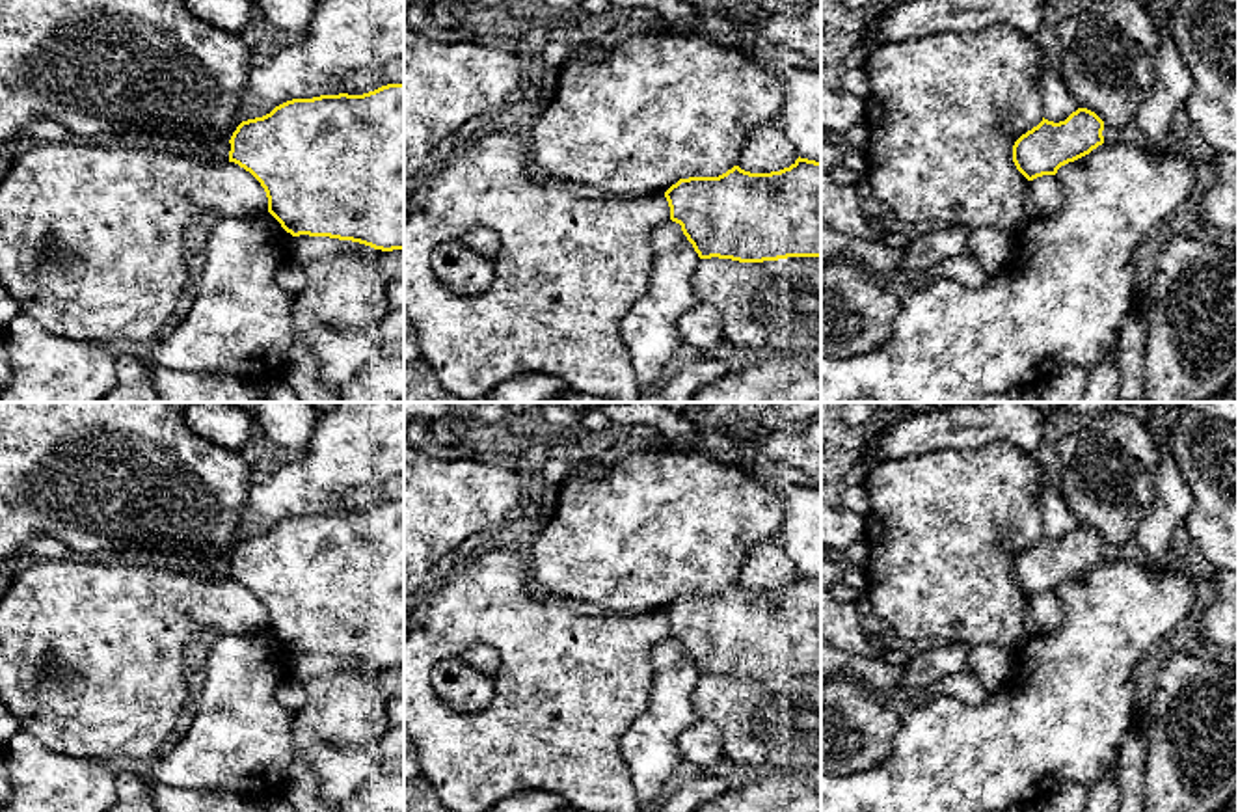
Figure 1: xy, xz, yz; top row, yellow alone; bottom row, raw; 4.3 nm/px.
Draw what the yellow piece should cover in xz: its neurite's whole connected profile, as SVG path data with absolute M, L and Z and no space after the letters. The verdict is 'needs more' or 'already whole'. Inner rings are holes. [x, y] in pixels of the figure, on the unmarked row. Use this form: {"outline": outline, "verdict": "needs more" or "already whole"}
{"outline": "M799 574L789 585L771 590L750 590L733 583L719 594L680 596L665 615L670 637L681 643L700 676L821 676L821 579Z", "verdict": "already whole"}

